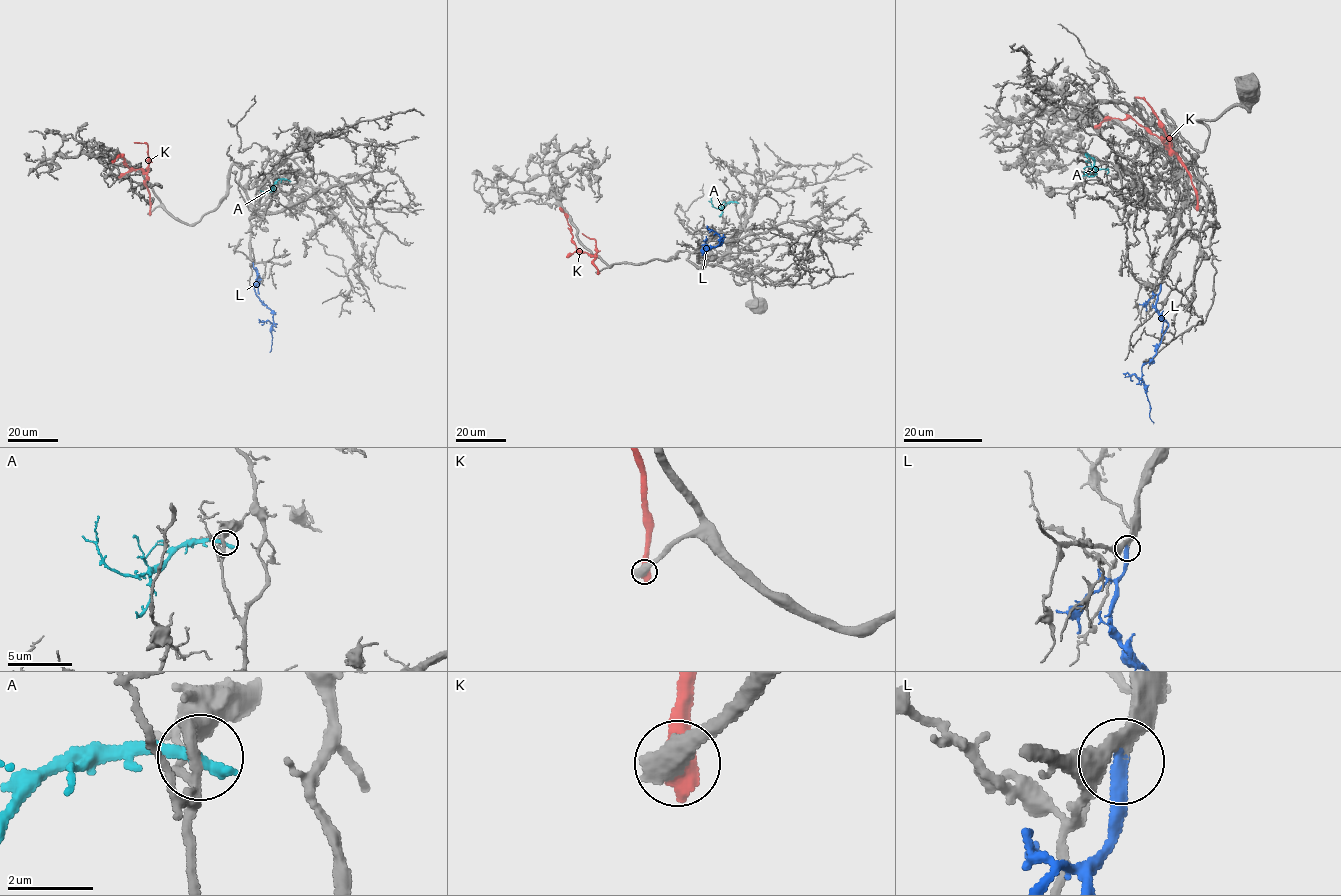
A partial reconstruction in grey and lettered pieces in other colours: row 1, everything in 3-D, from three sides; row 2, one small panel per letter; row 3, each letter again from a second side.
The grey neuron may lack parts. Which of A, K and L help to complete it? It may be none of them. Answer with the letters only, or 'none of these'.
L

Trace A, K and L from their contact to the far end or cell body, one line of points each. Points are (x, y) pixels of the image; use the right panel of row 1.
A: (1086, 156), (1093, 161), (1095, 174), (1078, 175)
K: (1196, 207), (1197, 190), (1191, 174), (1167, 139), (1149, 132), (1130, 117), (1106, 118), (1093, 127)
L: (1160, 285), (1156, 311), (1167, 323), (1167, 328), (1154, 355), (1142, 367), (1142, 381), (1153, 424)

